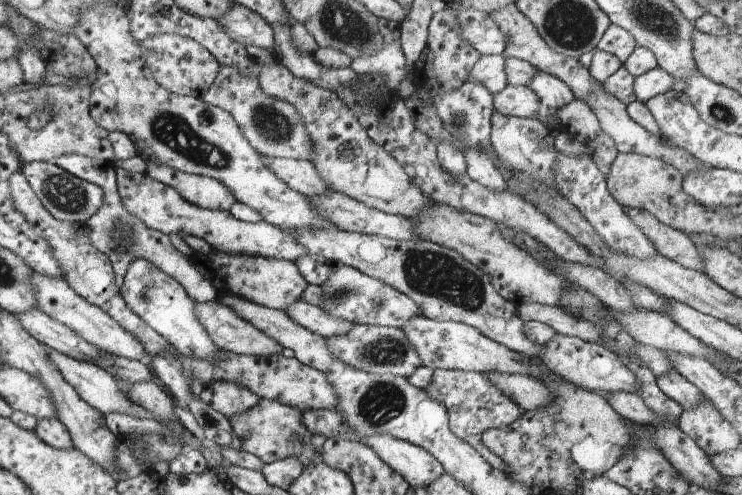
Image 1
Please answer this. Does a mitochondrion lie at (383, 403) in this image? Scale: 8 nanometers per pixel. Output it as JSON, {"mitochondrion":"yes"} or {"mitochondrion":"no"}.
{"mitochondrion":"yes"}

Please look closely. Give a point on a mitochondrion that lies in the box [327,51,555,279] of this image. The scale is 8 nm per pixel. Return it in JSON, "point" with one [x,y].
{"point":[459,119]}

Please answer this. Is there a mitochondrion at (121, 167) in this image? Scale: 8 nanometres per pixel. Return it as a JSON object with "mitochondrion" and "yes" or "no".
{"mitochondrion":"no"}

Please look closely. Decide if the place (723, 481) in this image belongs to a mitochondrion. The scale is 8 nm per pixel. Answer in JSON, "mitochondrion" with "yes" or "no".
{"mitochondrion":"no"}

